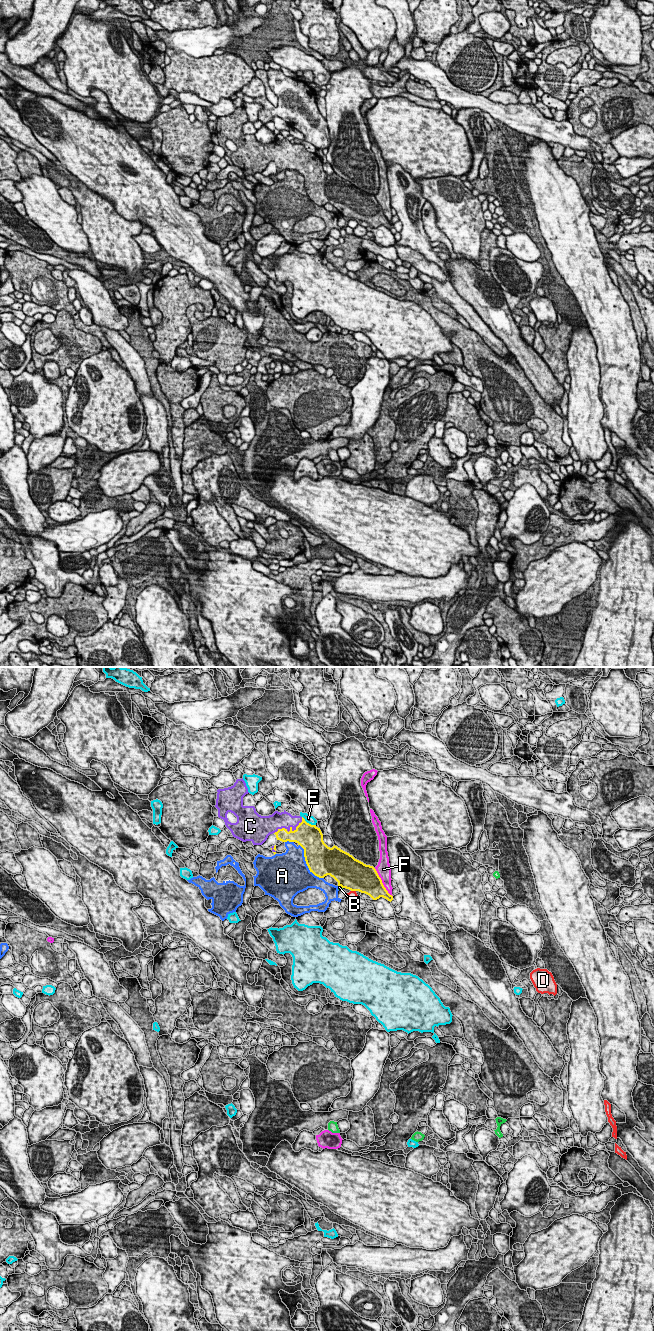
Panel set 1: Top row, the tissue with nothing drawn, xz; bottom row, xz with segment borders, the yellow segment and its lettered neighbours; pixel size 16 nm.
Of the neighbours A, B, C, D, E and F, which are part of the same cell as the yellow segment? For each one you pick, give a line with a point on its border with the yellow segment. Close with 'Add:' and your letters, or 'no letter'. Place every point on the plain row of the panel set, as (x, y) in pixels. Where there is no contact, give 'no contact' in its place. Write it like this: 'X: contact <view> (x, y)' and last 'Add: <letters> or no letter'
C: contact xz (290, 158)
Add: C

